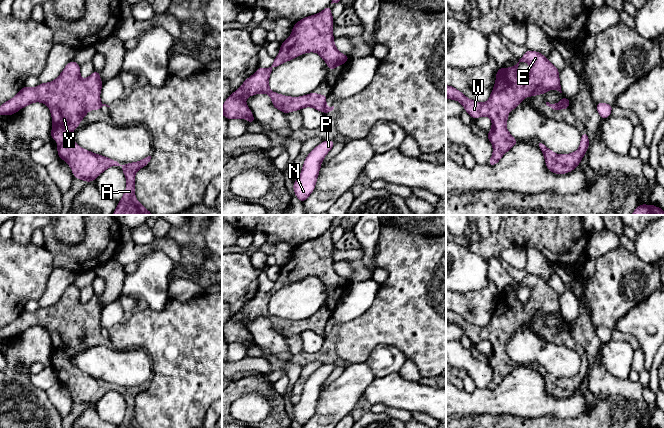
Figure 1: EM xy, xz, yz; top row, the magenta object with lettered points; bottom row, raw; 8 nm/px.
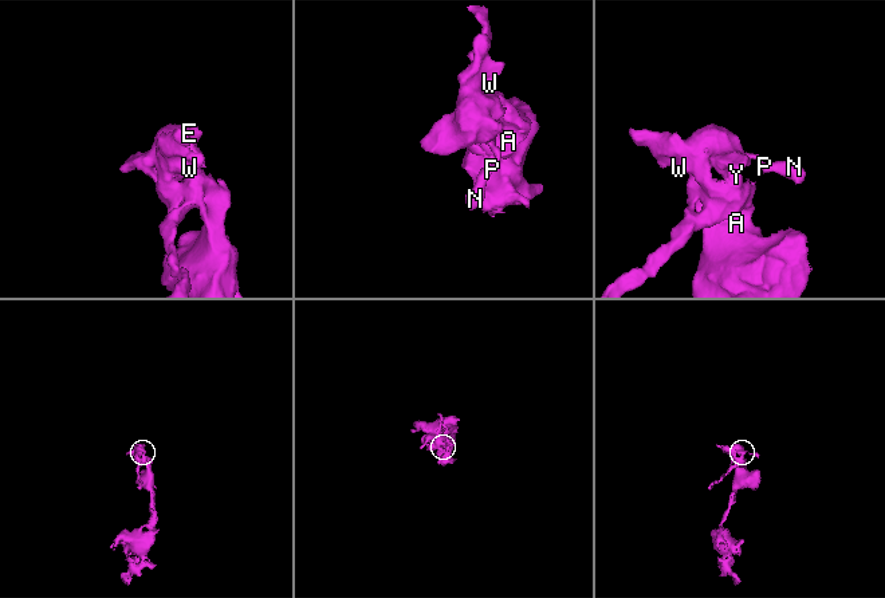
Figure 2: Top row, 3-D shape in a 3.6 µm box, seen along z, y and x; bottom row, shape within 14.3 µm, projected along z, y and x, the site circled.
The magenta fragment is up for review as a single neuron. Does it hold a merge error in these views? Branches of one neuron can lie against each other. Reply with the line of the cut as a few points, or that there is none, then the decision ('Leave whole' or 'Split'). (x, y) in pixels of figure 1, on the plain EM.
Split along yz (564, 321), (560, 329), (565, 332). Split

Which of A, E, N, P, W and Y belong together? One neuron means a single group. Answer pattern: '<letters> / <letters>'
A E W Y / N P

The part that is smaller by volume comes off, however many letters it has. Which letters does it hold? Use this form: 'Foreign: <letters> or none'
Foreign: N, P

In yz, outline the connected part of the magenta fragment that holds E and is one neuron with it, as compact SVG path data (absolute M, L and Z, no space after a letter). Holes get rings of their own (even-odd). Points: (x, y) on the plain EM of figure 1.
M527 274L523 281L519 283L519 286L513 291L498 293L496 306L487 326L479 327L468 323L462 316L448 309L446 309L446 323L459 325L465 332L466 336L474 344L482 340L488 340L491 342L492 352L486 361L490 364L493 370L493 379L490 382L488 389L494 390L499 386L501 381L518 366L506 352L506 346L509 340L508 336L510 334L514 334L525 321L545 318L550 313L554 313L562 317L559 294L541 277ZM520 286L527 286L530 289L530 299L527 303L522 303L517 298Z

